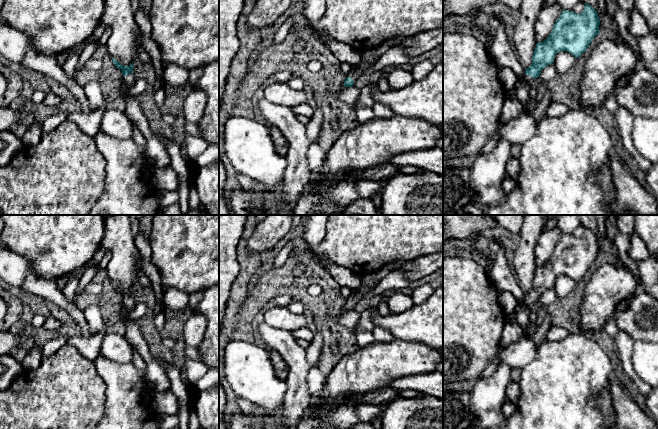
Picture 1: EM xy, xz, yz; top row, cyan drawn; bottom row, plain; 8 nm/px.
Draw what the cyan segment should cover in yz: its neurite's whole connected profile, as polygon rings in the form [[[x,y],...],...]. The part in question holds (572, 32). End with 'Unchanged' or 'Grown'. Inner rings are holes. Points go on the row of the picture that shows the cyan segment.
[[[588,3],[580,14],[563,10],[547,39],[538,42],[532,55],[532,64],[525,71],[525,80],[531,83],[541,71],[554,62],[555,55],[567,51],[580,57],[599,31],[599,16]]]. Grown

